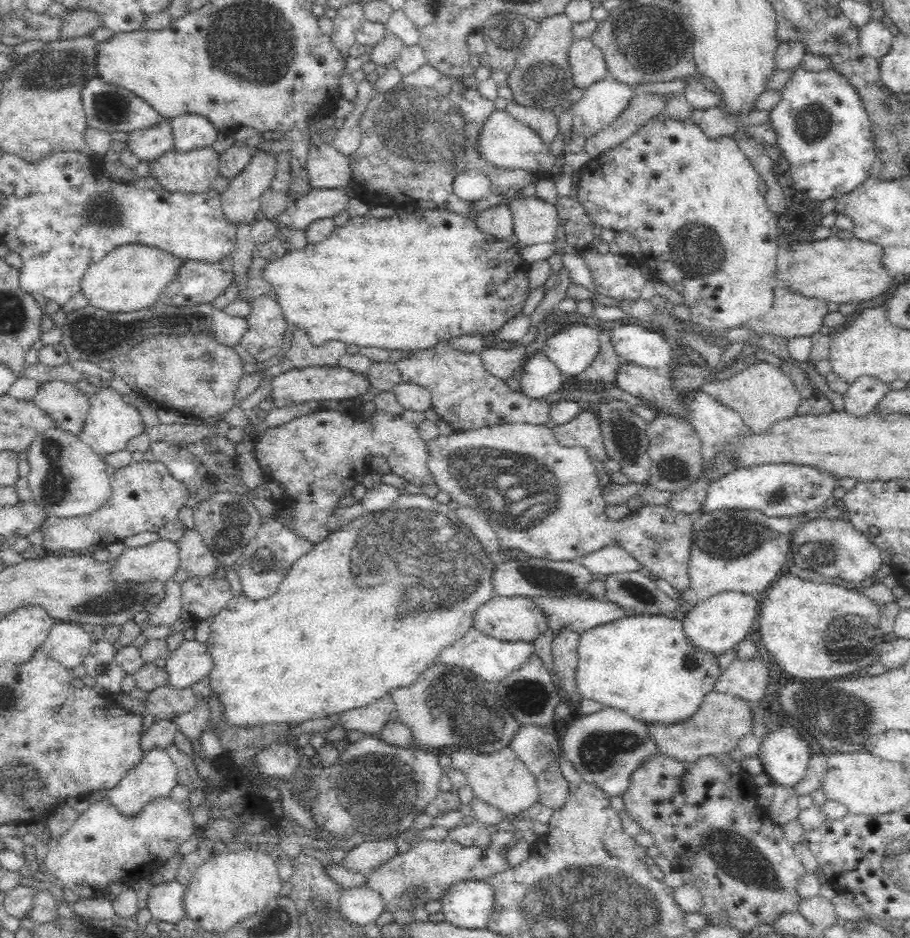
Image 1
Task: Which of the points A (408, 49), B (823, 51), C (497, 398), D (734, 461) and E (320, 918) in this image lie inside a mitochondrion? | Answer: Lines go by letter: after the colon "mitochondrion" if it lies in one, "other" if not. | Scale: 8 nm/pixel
A: other
B: other
C: other
D: other
E: mitochondrion

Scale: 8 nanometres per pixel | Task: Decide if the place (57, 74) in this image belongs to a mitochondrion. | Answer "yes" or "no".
yes

